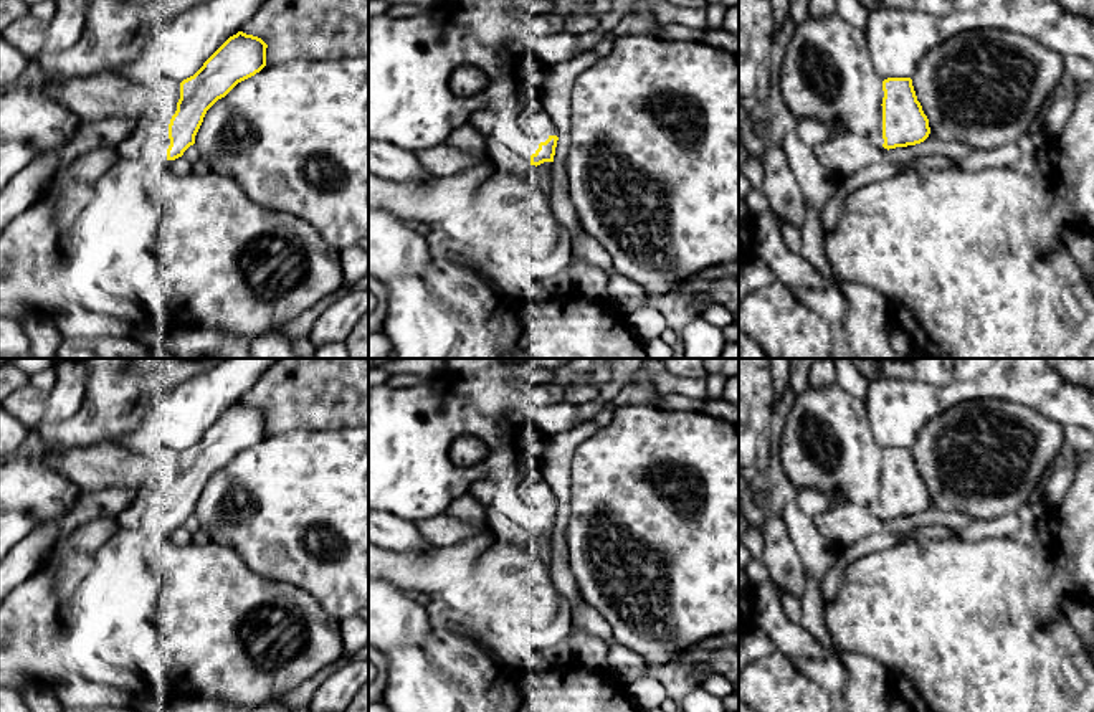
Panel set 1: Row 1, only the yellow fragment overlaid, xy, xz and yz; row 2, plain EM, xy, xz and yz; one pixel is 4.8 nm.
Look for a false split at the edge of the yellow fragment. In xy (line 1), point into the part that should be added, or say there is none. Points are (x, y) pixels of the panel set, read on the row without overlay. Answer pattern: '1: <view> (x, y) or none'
1: none

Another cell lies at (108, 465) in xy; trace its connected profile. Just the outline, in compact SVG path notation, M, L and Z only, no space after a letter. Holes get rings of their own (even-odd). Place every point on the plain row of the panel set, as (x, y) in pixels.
M114 441L63 451L51 456L48 464L83 492L109 487L142 492L154 477L150 453L134 453Z

